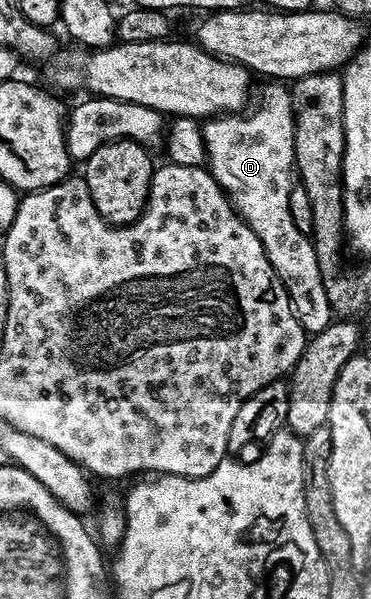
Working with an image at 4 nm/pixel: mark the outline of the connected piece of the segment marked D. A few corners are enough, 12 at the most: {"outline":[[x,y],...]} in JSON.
{"outline":[[293,96],[204,123],[209,173],[259,236],[306,335],[335,320],[288,196]]}

